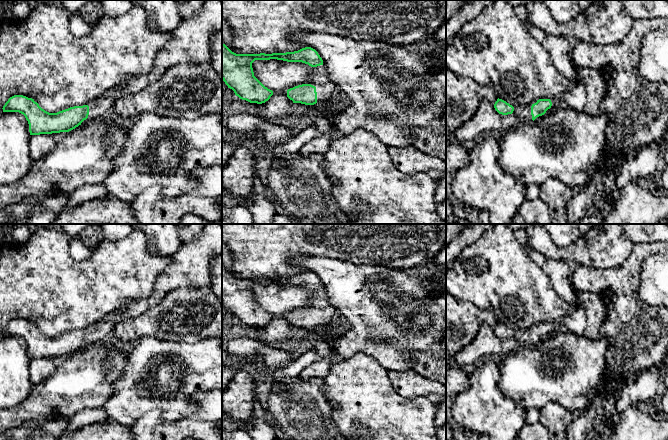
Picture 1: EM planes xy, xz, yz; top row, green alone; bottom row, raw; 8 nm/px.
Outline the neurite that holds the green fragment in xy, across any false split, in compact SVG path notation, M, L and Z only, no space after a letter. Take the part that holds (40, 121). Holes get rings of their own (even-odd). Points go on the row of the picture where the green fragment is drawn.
M205 0L198 14L182 19L172 31L171 40L156 56L147 74L129 78L86 105L70 107L57 113L45 111L34 99L23 95L10 97L2 108L3 112L23 114L29 124L30 135L69 132L79 125L106 117L117 98L139 93L158 81L172 66L210 63L211 35L221 29L222 0Z

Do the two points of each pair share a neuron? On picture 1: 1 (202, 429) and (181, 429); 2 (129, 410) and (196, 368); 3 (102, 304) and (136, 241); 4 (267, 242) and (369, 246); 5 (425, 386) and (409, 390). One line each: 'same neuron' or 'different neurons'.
1: same neuron
2: same neuron
3: same neuron
4: same neuron
5: same neuron

